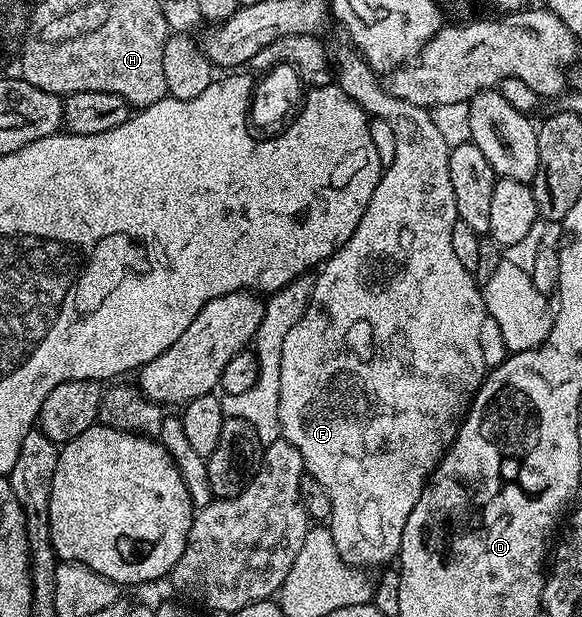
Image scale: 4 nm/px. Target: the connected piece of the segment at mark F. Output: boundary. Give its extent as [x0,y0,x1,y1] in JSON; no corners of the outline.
[278,45,486,569]

